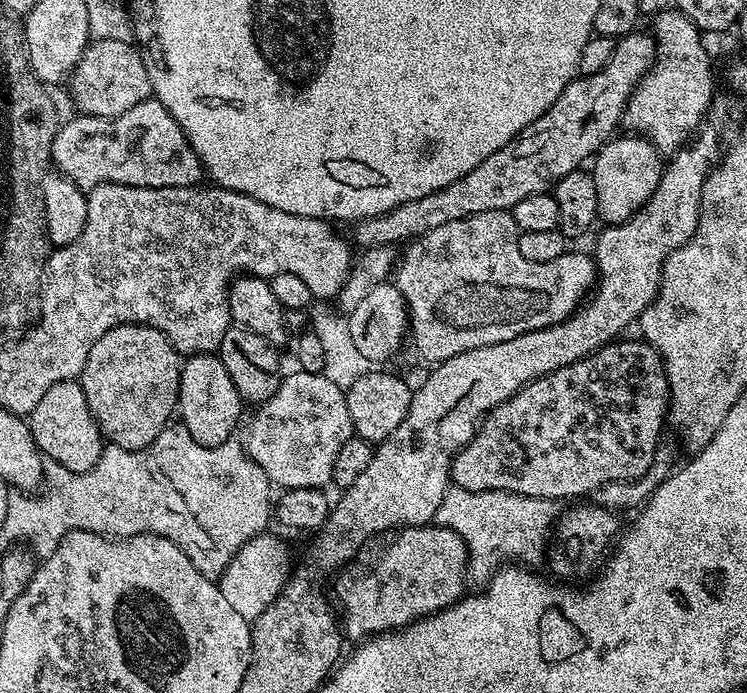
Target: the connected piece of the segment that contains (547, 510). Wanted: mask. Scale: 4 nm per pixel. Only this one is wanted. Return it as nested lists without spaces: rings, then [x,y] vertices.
[[[449,486],[442,498],[442,506],[438,506],[436,511],[435,523],[439,527],[454,530],[454,534],[462,538],[468,548],[471,579],[487,582],[505,562],[523,562],[528,566],[536,566],[532,564],[538,563],[544,556],[544,539],[547,536],[549,539],[561,515],[562,504],[559,500],[534,498],[502,490],[471,492],[465,488]]]

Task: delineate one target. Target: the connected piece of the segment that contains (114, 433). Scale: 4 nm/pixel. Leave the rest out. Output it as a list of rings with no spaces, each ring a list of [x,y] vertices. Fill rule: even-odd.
[[[116,324],[90,346],[78,379],[82,394],[86,394],[86,406],[90,406],[90,414],[94,414],[94,422],[100,427],[100,435],[111,447],[131,452],[149,448],[154,438],[169,427],[171,420],[168,419],[178,408],[181,367],[181,353],[168,341],[166,334],[145,324]]]

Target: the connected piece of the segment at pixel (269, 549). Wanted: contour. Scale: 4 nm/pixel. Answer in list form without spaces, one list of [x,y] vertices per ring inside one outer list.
[[[261,534],[250,538],[234,554],[230,566],[218,577],[218,583],[226,602],[246,621],[253,621],[262,614],[284,588],[289,579],[288,552],[276,536]]]

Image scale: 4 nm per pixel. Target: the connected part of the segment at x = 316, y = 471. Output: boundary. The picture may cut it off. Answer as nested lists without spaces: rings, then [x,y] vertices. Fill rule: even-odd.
[[[293,370],[280,381],[278,390],[264,404],[255,409],[256,417],[248,428],[246,447],[248,457],[268,475],[269,481],[281,489],[319,488],[332,484],[334,460],[338,458],[338,450],[354,435],[350,410],[346,406],[345,389],[339,388],[329,378],[318,373],[306,373]]]

